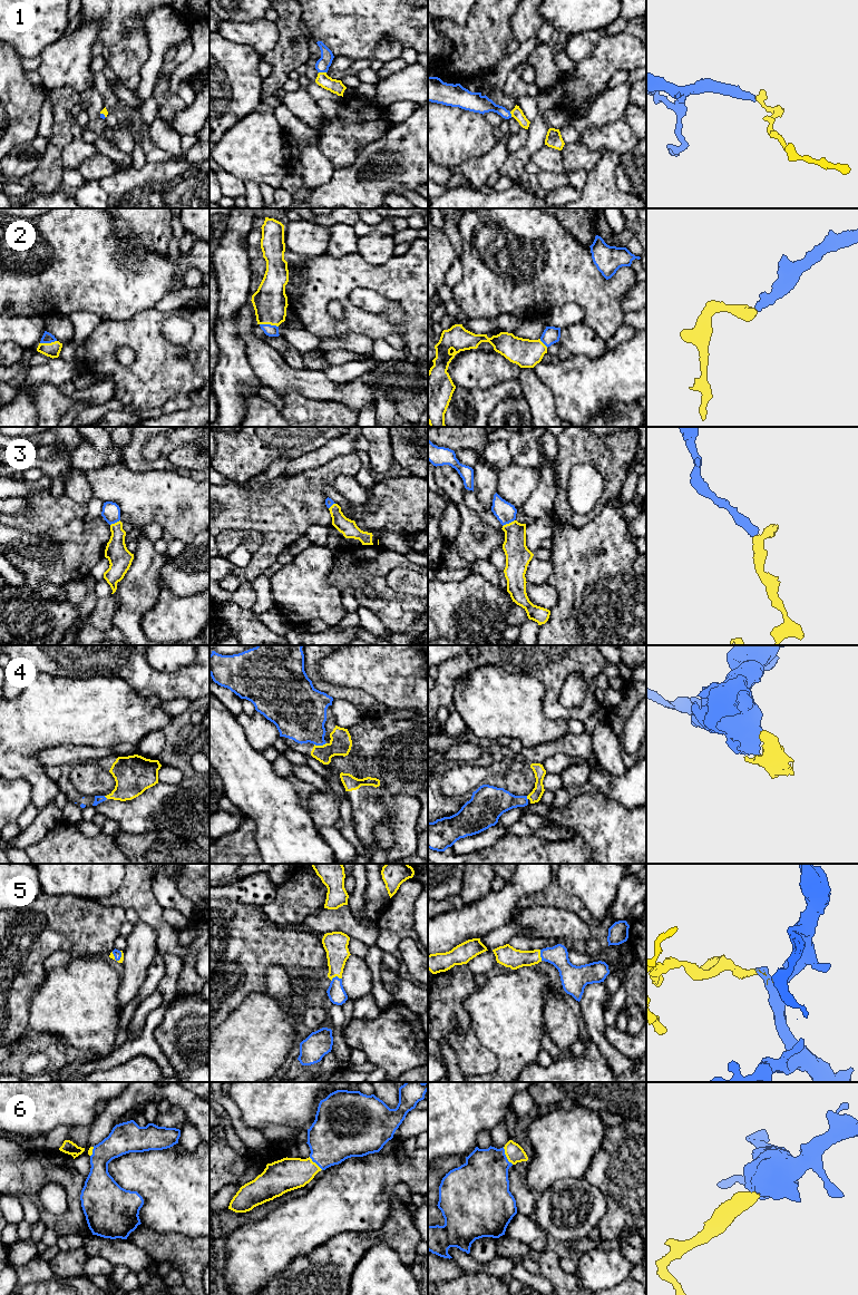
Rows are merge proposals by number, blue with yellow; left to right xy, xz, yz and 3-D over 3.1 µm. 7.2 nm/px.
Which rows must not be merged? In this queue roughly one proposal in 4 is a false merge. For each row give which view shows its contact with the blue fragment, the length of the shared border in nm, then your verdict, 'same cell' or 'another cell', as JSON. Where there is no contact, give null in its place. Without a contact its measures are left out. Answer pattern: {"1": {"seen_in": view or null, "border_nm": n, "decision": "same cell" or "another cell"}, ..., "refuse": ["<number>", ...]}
{"1": {"seen_in": "xz", "border_nm": 60, "decision": "same cell"}, "2": {"seen_in": "xz", "border_nm": 140, "decision": "same cell"}, "3": {"seen_in": "yz", "border_nm": 100, "decision": "same cell"}, "4": {"seen_in": "xz", "border_nm": 90, "decision": "same cell"}, "5": {"seen_in": "xz", "border_nm": 80, "decision": "same cell"}, "6": {"seen_in": "yz", "border_nm": 150, "decision": "same cell"}, "refuse": []}

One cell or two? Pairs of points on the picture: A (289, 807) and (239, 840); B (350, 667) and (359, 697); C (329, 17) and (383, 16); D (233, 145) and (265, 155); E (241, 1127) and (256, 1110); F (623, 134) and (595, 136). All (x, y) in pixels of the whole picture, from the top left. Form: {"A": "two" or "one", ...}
{"A": "two", "B": "two", "C": "one", "D": "one", "E": "two", "F": "one"}

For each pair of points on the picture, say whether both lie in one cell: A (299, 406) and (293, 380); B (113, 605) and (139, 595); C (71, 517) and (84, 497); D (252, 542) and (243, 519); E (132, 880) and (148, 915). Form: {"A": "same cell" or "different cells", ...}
{"A": "different cells", "B": "different cells", "C": "different cells", "D": "different cells", "E": "same cell"}

